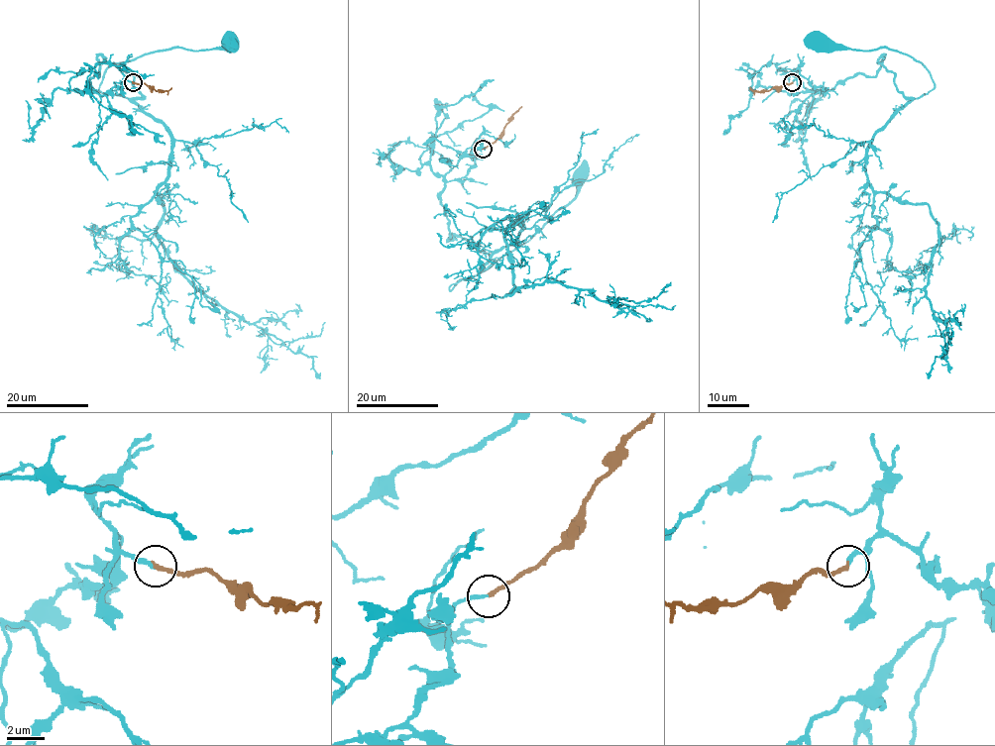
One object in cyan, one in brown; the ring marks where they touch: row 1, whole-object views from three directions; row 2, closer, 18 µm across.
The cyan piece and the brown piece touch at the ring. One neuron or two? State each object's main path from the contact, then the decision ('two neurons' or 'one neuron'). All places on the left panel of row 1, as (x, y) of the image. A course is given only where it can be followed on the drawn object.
cyan via (132, 82), (100, 95), (98, 56), (133, 76), (143, 96), (128, 98), (99, 89), (112, 64), (230, 41) | brown via (133, 82), (144, 83), (156, 90), (167, 91), (170, 87) | one neuron

